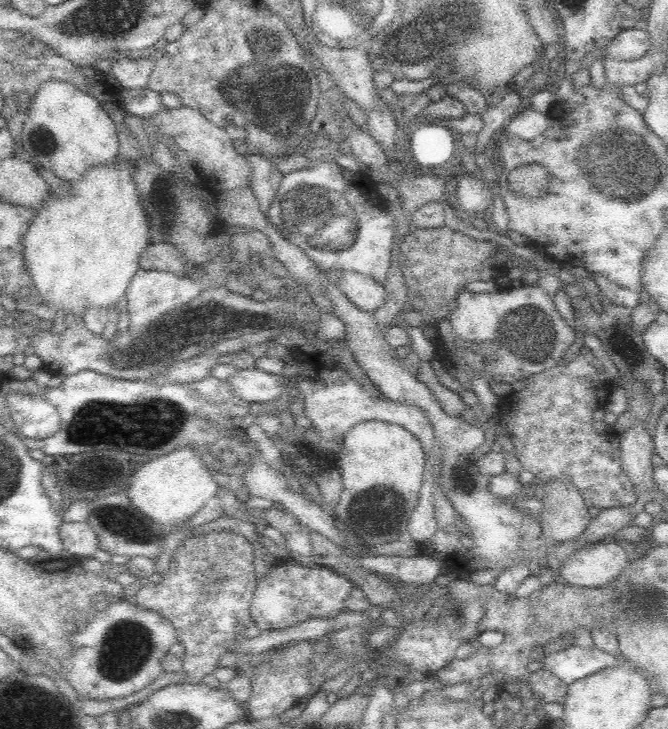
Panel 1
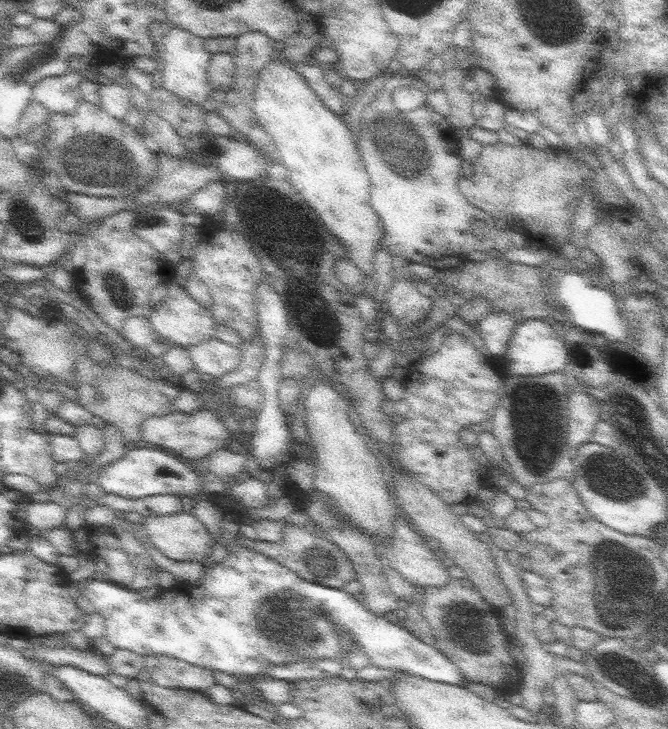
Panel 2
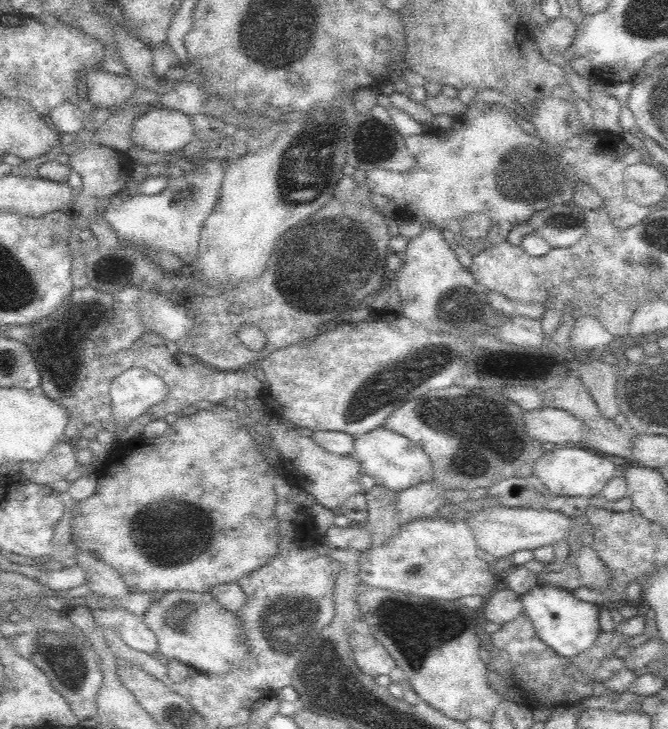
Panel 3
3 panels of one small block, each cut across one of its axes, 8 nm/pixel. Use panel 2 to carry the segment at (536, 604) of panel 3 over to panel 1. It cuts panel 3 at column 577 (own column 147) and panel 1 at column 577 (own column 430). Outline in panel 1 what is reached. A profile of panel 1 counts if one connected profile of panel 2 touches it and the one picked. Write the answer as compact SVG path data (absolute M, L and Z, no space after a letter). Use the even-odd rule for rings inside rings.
M568 644L562 648L548 648L542 652L540 660L544 662L544 670L552 672L568 686L576 680L584 680L592 672L600 672L602 668L620 664L616 656L606 654L596 646L580 648L576 644Z

